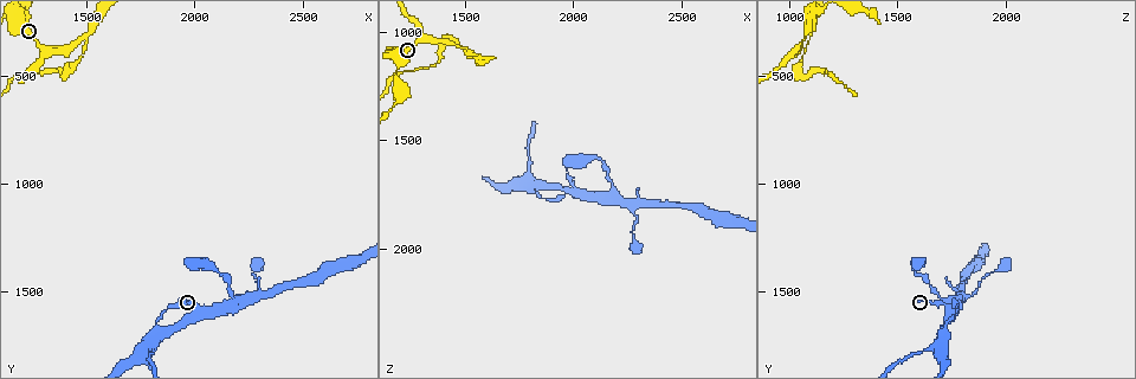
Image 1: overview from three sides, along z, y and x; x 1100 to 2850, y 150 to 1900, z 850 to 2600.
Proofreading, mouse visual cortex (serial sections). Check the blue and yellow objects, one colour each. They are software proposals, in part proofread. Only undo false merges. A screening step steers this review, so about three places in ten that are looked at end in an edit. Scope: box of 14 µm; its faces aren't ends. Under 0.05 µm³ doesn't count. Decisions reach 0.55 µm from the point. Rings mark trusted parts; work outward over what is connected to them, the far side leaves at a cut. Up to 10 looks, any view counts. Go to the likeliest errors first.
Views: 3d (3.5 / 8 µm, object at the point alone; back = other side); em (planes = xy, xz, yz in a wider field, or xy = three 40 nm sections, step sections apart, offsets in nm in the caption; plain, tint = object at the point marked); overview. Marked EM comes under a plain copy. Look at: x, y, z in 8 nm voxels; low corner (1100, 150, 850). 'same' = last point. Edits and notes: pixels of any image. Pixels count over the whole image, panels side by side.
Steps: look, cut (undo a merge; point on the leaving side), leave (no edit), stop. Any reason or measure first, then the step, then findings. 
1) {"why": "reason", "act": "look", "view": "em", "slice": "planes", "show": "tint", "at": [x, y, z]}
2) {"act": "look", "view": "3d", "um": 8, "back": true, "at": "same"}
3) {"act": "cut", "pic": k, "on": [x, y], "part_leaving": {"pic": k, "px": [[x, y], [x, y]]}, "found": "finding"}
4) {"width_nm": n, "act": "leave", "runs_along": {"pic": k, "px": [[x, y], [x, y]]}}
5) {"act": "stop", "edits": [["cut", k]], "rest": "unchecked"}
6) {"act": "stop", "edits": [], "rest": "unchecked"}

{"why": "thin arm on a thick one", "act": "look", "view": "3d", "um": 3.5, "at": [1800, 1760, 1670]}

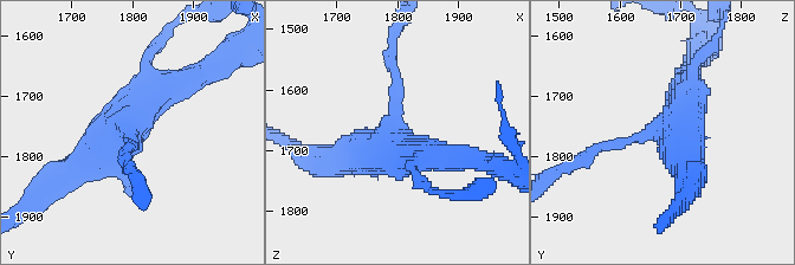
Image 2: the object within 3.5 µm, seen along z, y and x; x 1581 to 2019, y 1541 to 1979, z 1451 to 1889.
{"act": "look", "view": "em", "slice": "xy", "step": 3, "show": "tint", "at": [1790, 1755, 1665]}

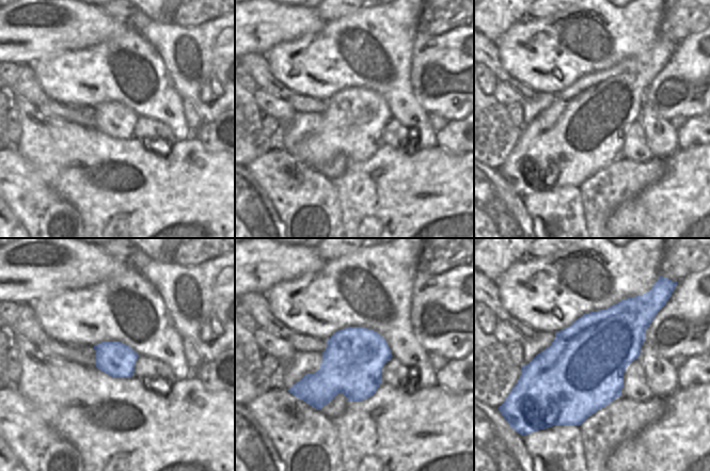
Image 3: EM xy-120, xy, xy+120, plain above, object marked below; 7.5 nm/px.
{"width_nm": 460, "act": "cut", "pic": 2, "on": [393, 64], "part_leaving": {"pic": 2, "px": [[396, 103], [396, 31]]}, "found": "two cells meet here"}

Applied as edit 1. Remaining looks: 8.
{"act": "look", "view": "overview"}

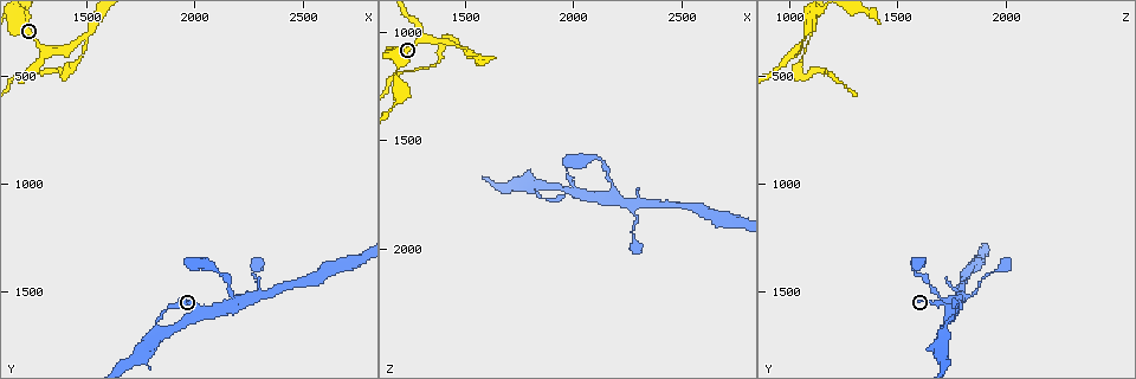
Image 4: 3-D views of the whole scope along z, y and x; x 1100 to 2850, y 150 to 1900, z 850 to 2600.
{"why": "two arms in line, one across", "act": "look", "view": "3d", "um": 3.5, "at": [2190, 1550, 1770]}

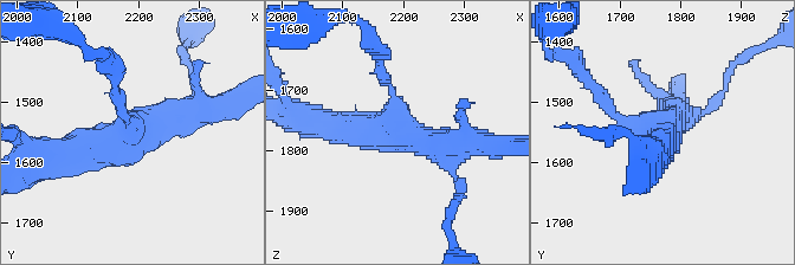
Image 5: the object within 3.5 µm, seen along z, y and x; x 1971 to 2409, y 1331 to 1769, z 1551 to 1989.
{"arms": 3, "arm_widths_nm": [150, 400, 400], "why": "shape alone is not enough", "act": "look", "view": "em", "slice": "planes", "show": "tint", "at": [2195, 1550, 1770]}

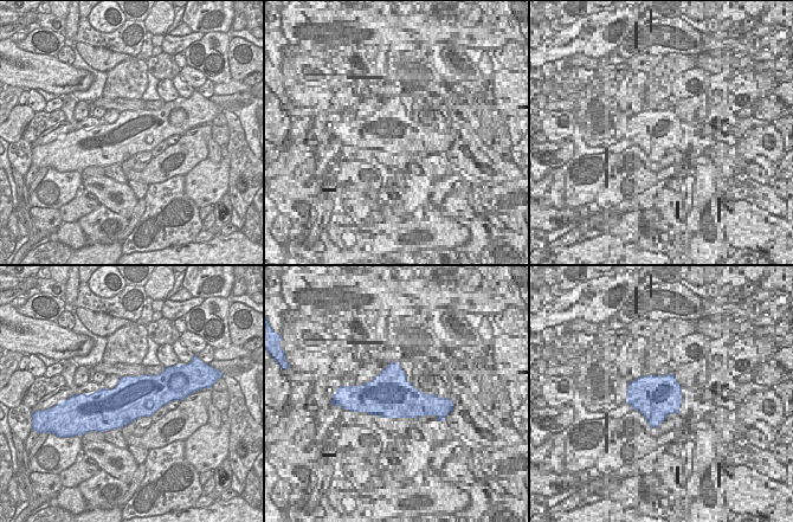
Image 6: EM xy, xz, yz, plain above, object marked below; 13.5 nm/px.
{"width_nm": 600, "act": "leave", "runs_along": {"pic": 5, "px": [[59, 154], [200, 111]]}, "found": "one cell here"}

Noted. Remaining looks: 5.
{"why": "calibre changes", "act": "look", "view": "3d", "um": 3.5, "at": [1310, 400, 1030]}

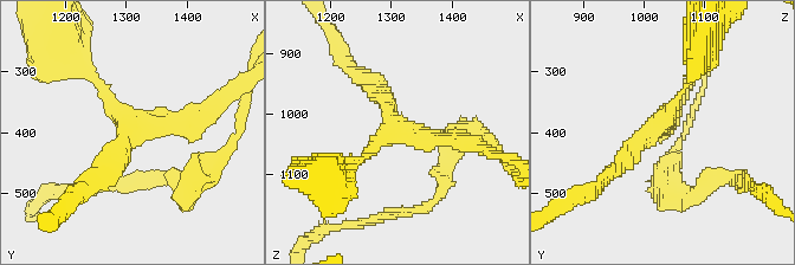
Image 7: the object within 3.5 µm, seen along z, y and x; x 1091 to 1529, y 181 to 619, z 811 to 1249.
{"arms": 3, "arm_widths_nm": [100, 200, 250], "act": "look", "view": "em", "slice": "xy", "step": 2, "show": "tint", "at": [1300, 385, 1020]}

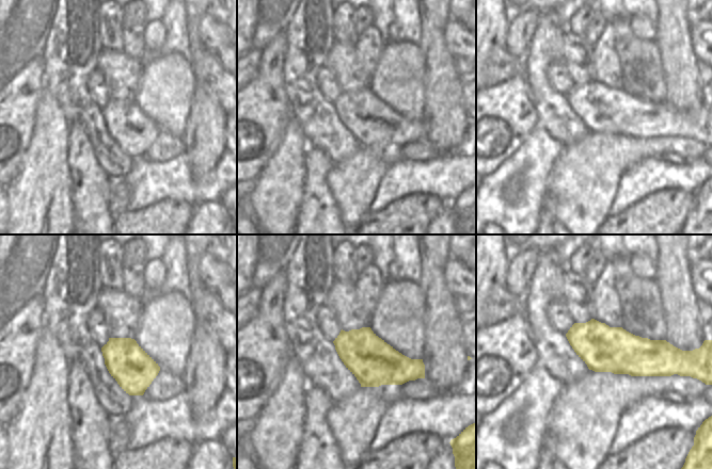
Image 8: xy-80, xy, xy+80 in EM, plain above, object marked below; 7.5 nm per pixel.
{"act": "leave", "found": "continuous, no second cell"}

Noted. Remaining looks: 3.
{"why": "sharp bend", "act": "look", "view": "3d", "um": 3.5, "at": [1500, 300, 1080]}

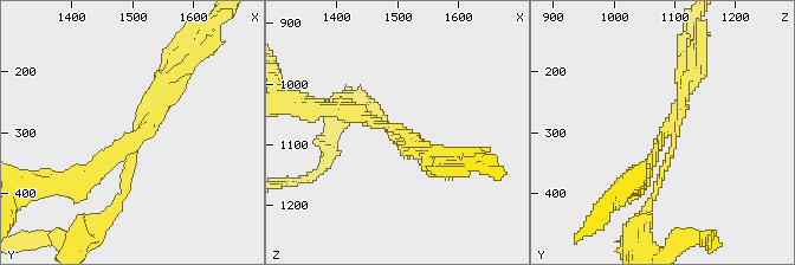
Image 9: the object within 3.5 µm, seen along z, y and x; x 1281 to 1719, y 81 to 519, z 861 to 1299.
{"act": "look", "view": "em", "slice": "xy", "step": 1, "show": "tint", "at": [1515, 305, 1080]}

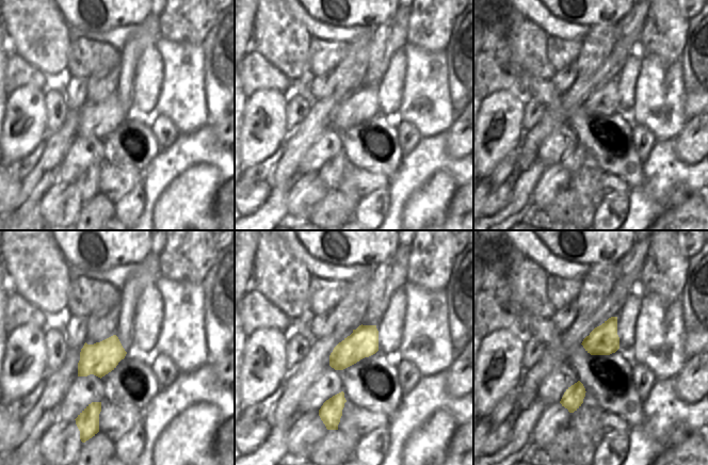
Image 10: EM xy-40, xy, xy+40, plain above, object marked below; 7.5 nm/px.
{"why": "another direction", "act": "look", "view": "em", "slice": "xy", "step": 5, "show": "tint", "at": "same"}

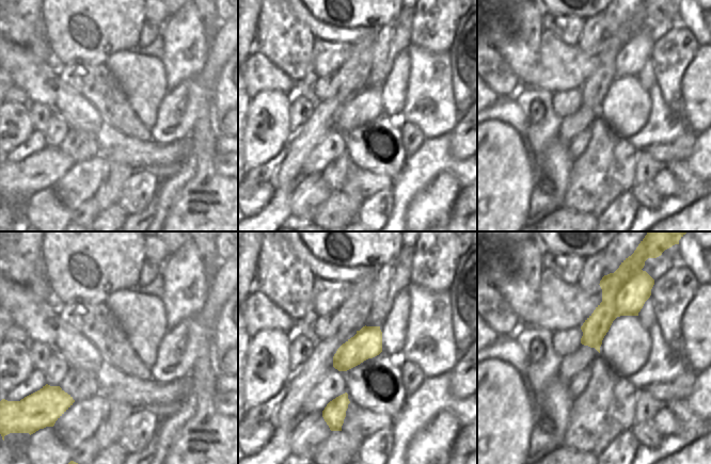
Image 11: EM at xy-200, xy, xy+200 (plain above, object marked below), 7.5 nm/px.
{"act": "cut", "pic": 9, "on": [700, 53], "part_leaving": {"pic": 9, "px": [[672, 137], [642, 232]]}, "found": "two cells meet here"}

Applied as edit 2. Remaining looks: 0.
{"act": "stop", "edits": [["cut", 2], ["cut", 9]], "rest": "unchecked"}

